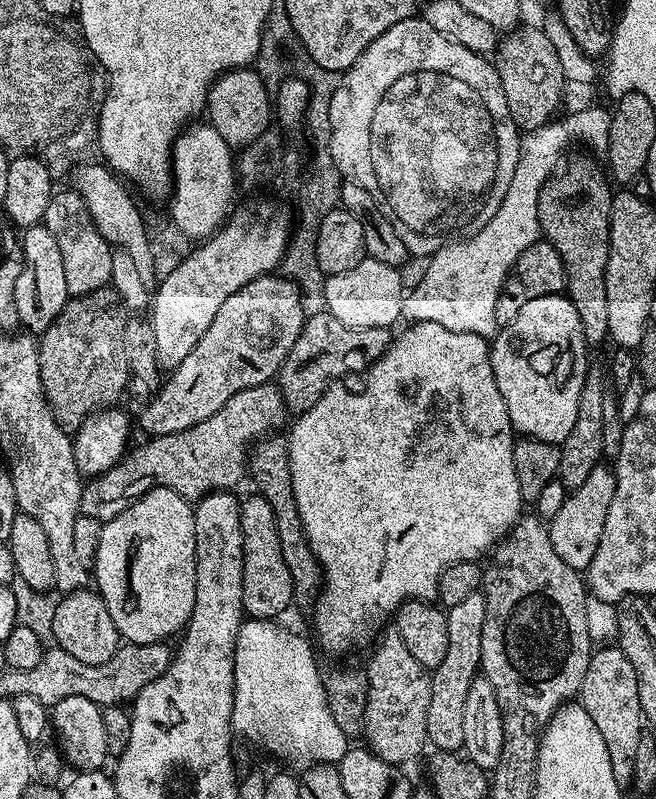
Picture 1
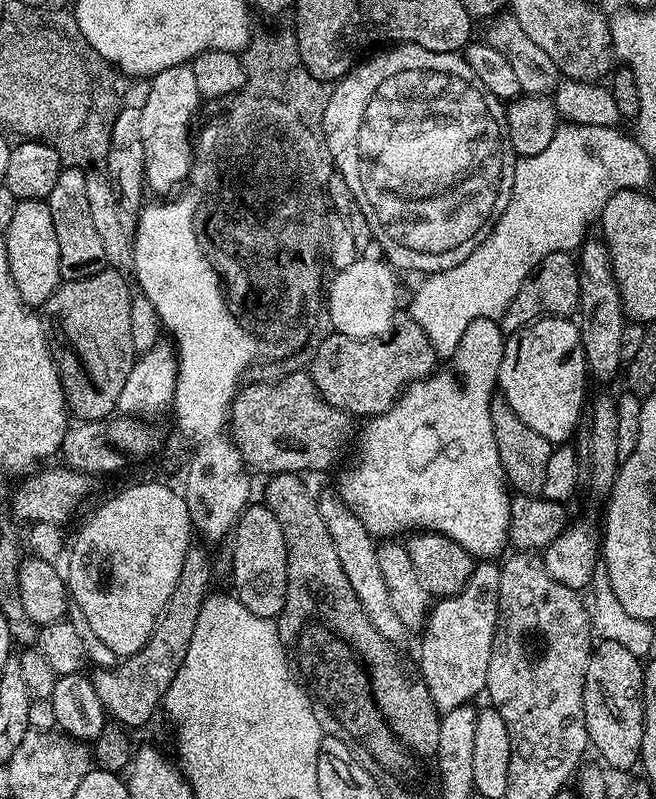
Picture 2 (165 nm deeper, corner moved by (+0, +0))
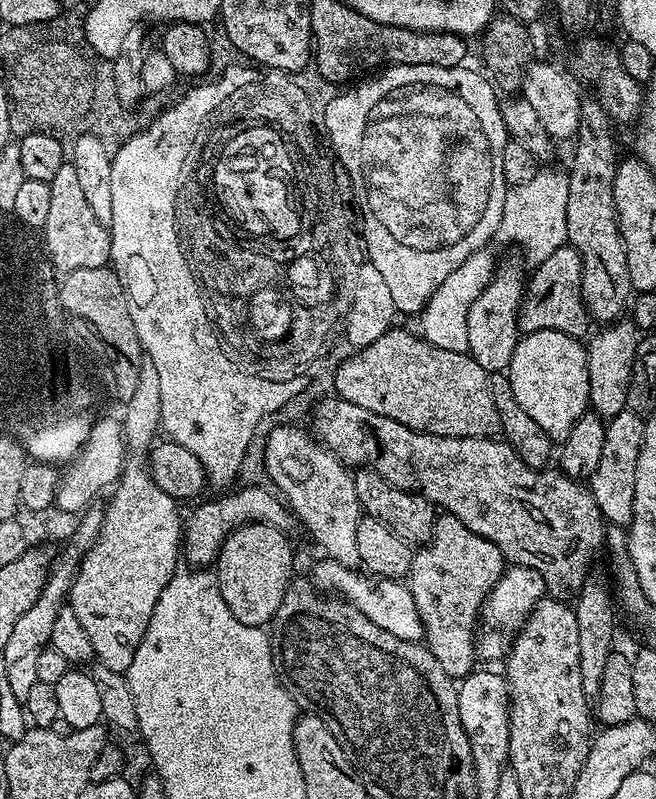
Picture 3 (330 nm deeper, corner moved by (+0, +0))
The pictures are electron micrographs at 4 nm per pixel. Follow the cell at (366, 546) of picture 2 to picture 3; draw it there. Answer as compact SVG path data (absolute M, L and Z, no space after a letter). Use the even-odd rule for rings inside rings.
M288 424L274 429L264 444L264 468L302 528L304 524L305 530L324 547L323 555L347 568L356 568L360 564L358 522L362 509L353 473L305 429L304 432Z

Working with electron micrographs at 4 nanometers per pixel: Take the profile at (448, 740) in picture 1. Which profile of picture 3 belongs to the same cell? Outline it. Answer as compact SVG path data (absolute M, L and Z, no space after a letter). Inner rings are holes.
M447 514L437 515L432 539L413 551L412 571L406 583L424 623L426 647L438 658L438 666L448 676L463 678L477 667L480 609L505 571L506 561L494 542L474 534L458 518Z

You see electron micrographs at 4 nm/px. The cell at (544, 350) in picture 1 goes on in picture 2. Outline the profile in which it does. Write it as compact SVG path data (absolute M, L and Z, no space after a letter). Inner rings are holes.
M546 316L511 333L504 341L498 381L502 399L510 402L514 414L542 434L554 446L569 443L586 412L584 379L589 379L588 363L575 319Z

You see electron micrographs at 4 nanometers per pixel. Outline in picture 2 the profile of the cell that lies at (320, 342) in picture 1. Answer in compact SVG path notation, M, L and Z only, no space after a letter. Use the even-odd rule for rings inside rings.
M397 311L391 328L379 338L355 340L349 336L329 334L318 346L310 365L310 375L320 397L330 406L348 413L349 417L364 416L371 418L381 416L400 397L401 392L416 380L424 380L437 371L438 357L430 338L426 338L426 330L414 322L411 311Z

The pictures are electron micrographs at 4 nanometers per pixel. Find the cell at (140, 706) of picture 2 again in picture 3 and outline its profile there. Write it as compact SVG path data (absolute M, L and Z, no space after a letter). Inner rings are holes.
M248 484L245 488L239 488L217 495L220 496L217 500L197 503L197 508L189 516L187 513L182 524L182 556L191 567L208 568L215 565L228 535L244 524L268 524L285 534L291 533L292 527L297 527L298 521L292 509L271 487L268 489L260 484Z

